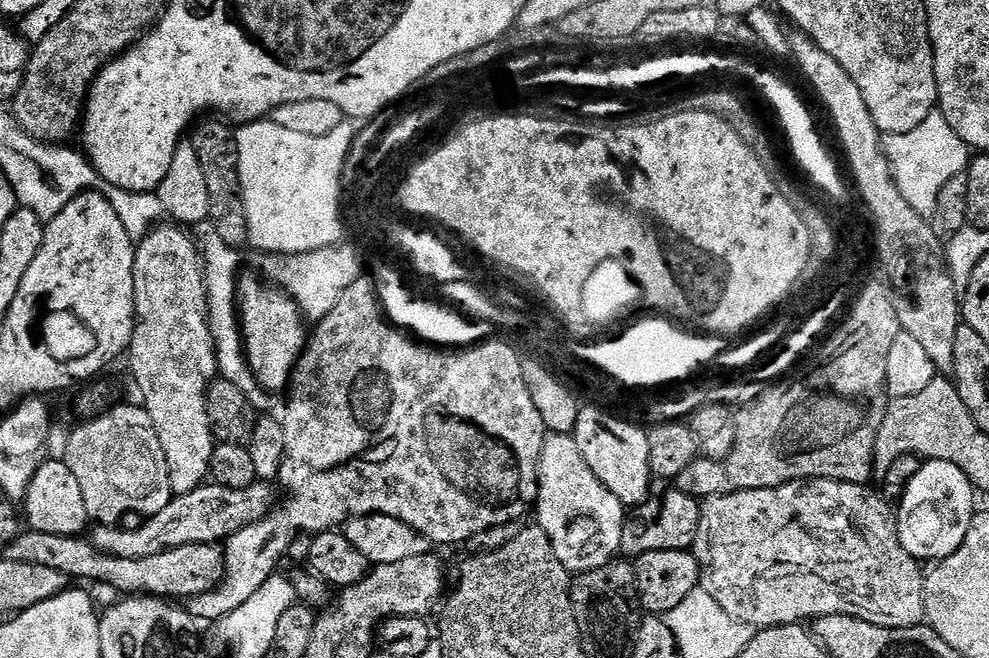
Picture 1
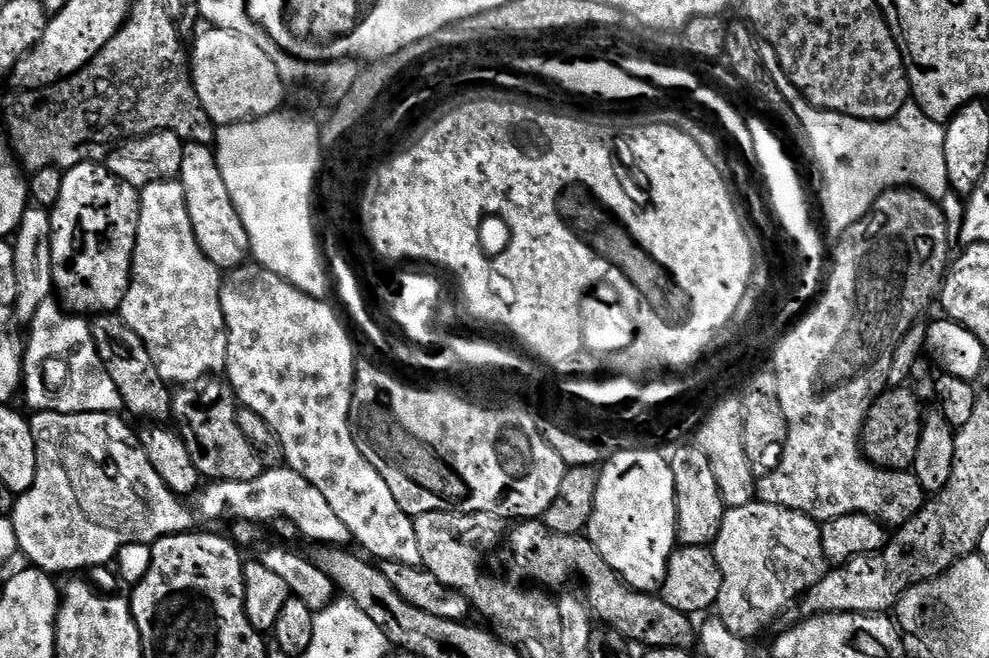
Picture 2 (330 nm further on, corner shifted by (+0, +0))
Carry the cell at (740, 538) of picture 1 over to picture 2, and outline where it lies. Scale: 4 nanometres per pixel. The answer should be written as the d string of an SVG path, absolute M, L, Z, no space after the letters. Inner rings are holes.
M753 502L725 511L714 545L718 570L722 574L722 590L716 599L714 612L722 622L726 622L730 631L745 638L753 638L779 612L791 604L793 607L820 580L826 571L820 530L821 525L812 517L773 504Z

